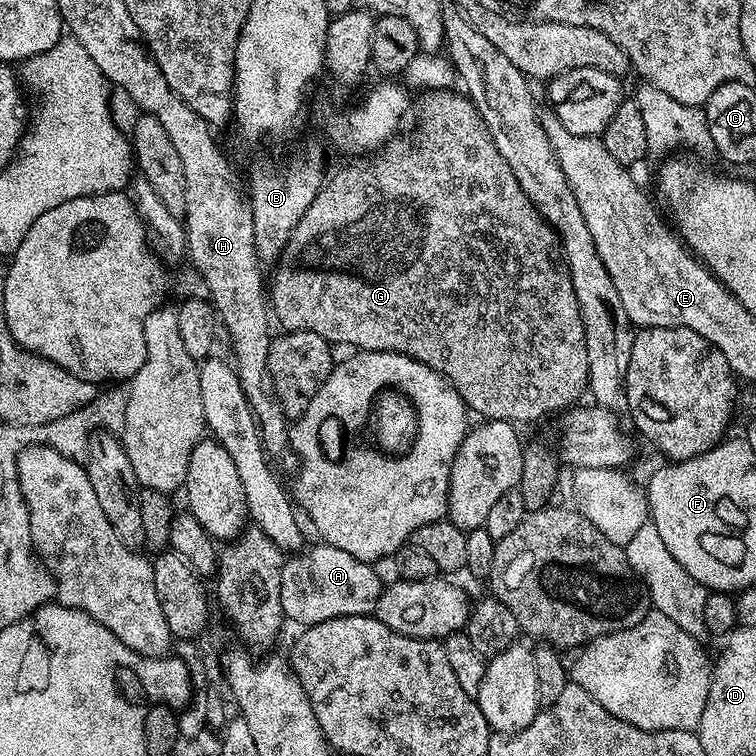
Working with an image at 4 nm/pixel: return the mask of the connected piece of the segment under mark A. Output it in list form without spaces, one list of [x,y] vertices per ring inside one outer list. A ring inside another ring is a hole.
[[[317,543],[317,548],[289,555],[282,566],[282,610],[299,626],[326,622],[339,616],[367,616],[375,613],[382,583],[373,565],[354,558],[333,544]]]

